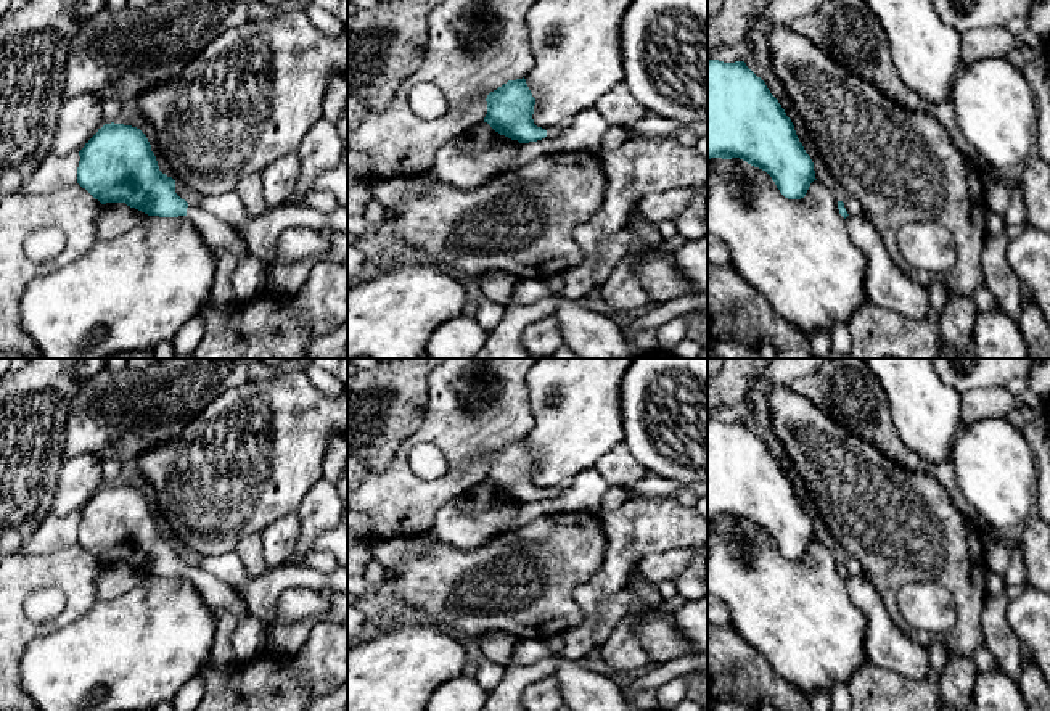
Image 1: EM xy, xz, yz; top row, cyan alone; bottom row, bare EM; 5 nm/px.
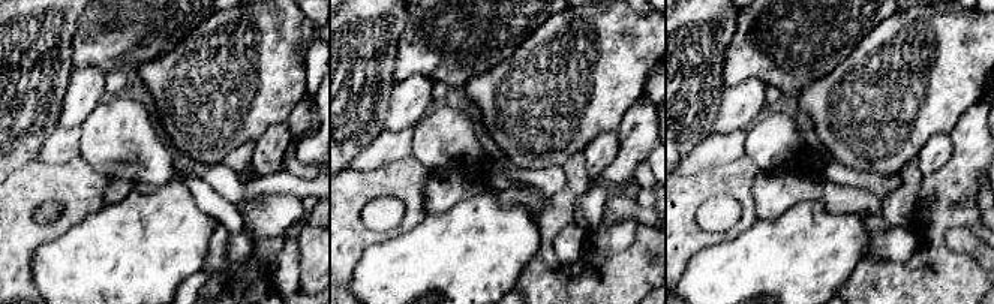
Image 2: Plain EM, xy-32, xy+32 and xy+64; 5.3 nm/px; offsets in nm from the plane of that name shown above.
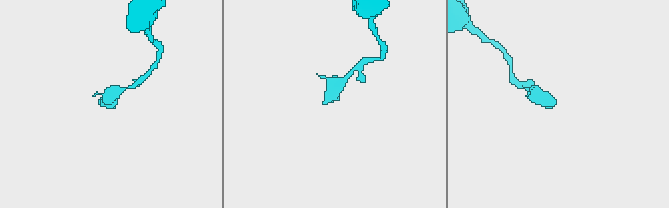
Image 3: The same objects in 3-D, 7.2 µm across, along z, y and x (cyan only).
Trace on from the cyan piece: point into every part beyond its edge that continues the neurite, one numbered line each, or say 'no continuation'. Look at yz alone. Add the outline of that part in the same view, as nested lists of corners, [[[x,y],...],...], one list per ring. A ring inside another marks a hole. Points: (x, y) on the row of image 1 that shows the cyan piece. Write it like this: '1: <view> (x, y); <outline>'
no continuation

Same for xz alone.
1: xz (568, 123); [[[574,117],[563,119],[558,125],[547,130],[547,137],[560,137],[574,125]]]

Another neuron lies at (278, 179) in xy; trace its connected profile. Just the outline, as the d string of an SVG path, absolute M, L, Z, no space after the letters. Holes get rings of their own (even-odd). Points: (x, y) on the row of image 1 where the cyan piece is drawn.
M296 151L278 158L262 172L264 199L267 208L285 204L301 174L301 159Z

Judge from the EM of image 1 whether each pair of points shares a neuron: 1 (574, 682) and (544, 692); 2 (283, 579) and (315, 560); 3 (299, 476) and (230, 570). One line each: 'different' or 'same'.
1: different
2: different
3: different

